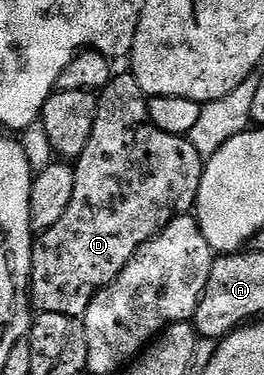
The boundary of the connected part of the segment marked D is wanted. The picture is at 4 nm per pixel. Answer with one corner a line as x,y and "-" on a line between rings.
133,74
125,75
111,75
108,86
97,93
98,109
96,110
96,122
92,126
92,138
88,138
88,146
84,146
84,154
80,154
73,165
76,186
72,190
72,202
68,202
68,210
64,210
64,214
60,214
60,222
56,222
56,226
52,226
46,232
41,233
34,241
32,270
30,271
30,303
35,313
64,314
71,318
85,316
95,294
101,288
107,288
117,278
120,270
124,270
124,266
128,266
128,262
136,254
140,245
151,240
156,234
163,232
174,221
174,217
184,216
195,211
204,158
196,150
196,146
192,146
192,142
187,137
164,134
164,130
157,128
150,117
150,106
146,93
140,90

